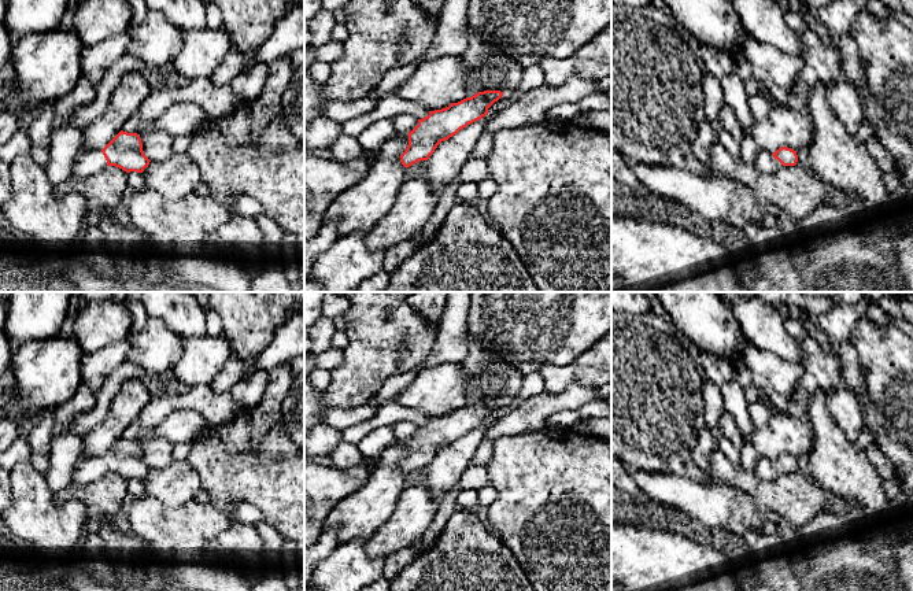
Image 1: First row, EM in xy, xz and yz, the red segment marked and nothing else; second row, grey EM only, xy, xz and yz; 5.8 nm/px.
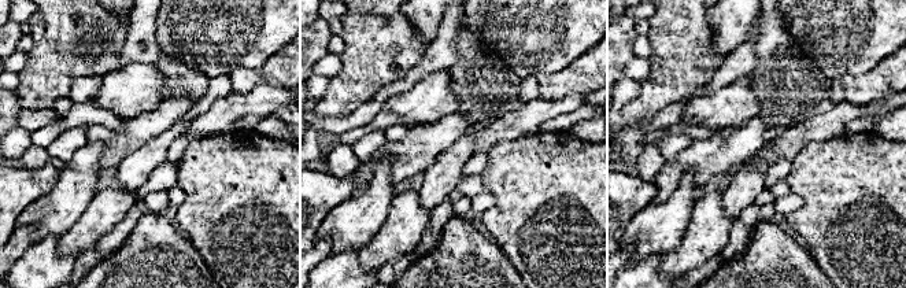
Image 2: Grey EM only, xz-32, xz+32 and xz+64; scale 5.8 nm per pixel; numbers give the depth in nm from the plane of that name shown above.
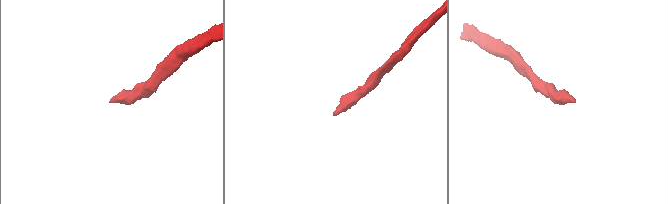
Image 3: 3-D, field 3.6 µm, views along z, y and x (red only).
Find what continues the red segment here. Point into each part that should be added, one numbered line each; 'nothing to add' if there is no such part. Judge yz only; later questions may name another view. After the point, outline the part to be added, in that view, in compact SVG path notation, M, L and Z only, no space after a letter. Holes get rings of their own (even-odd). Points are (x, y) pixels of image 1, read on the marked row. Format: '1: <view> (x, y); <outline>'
1: yz (765, 162); M761 149L754 160L754 166L762 171L762 173L768 173L768 174L773 174L776 173L780 167L783 167L783 165L773 158L773 155L765 149Z

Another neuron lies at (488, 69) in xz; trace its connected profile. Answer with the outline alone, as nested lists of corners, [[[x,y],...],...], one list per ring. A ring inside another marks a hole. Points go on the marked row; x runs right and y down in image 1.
[[[467,27],[467,49],[459,55],[467,71],[469,96],[484,91],[503,93],[515,89],[522,78],[524,67],[502,52],[485,44]]]

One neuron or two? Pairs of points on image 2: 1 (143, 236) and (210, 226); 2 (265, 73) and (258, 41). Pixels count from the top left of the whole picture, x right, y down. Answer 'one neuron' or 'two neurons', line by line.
1: two neurons
2: two neurons

